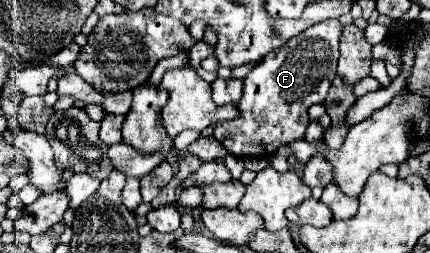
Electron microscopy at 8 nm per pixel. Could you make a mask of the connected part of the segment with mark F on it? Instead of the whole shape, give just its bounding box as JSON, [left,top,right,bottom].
[215,20,343,156]

